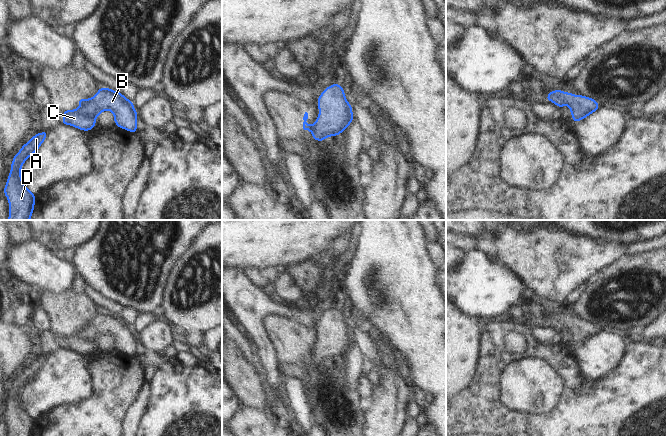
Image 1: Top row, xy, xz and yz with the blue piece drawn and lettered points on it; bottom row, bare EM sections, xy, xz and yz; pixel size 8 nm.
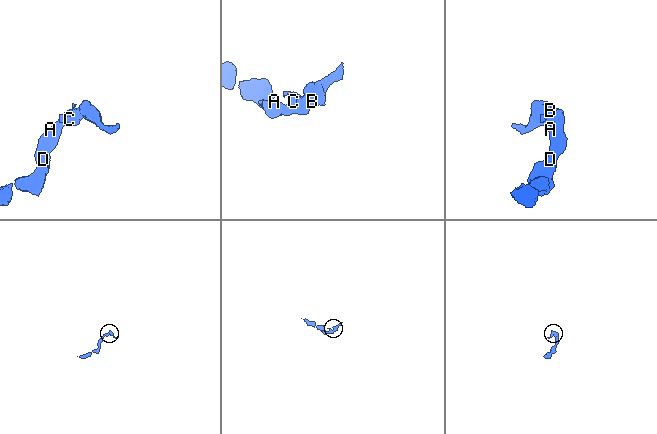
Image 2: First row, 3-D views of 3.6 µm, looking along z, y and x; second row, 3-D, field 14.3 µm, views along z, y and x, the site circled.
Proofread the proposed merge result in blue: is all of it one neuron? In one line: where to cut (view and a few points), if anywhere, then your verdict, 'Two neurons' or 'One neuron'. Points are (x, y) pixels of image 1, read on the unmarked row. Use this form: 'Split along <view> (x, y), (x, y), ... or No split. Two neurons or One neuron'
No split. One neuron

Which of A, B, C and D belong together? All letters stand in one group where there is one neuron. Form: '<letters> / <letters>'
A B C D

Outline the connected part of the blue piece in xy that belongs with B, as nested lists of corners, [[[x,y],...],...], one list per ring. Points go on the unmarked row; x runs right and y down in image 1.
[[[101,311],[90,323],[79,321],[77,334],[64,335],[62,347],[71,349],[83,355],[94,353],[96,342],[104,334],[110,334],[114,338],[115,349],[130,355],[137,356],[138,337],[131,324],[126,323],[121,316]]]

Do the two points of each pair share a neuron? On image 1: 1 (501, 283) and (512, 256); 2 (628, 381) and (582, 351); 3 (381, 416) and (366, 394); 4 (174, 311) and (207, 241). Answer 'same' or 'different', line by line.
1: different
2: different
3: different
4: same

